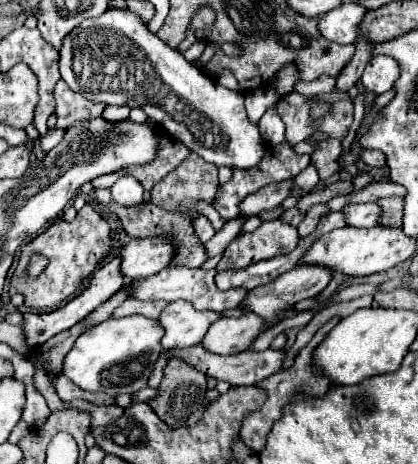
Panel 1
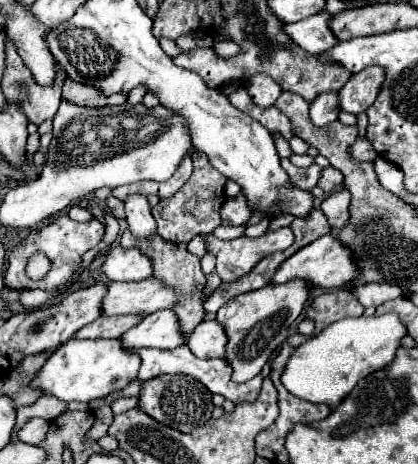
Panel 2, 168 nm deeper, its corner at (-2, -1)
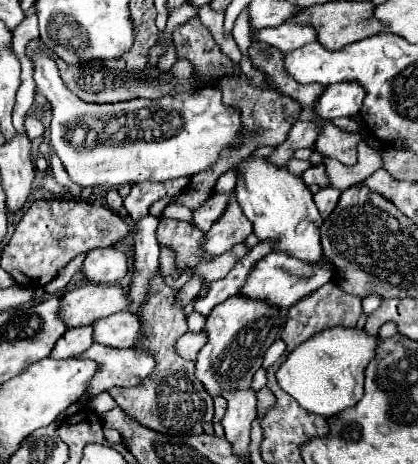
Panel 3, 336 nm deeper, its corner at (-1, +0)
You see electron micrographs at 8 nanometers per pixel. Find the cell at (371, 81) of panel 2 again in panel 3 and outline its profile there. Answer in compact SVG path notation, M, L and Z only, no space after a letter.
M336 82L326 86L326 90L318 96L314 104L314 112L324 118L342 118L356 116L362 108L364 88L358 82Z

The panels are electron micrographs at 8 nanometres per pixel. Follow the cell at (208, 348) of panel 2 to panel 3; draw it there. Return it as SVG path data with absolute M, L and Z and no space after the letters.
M196 332L196 334L182 334L182 338L178 338L174 350L180 354L180 358L186 358L186 360L194 360L198 350L206 344L206 336L202 332Z

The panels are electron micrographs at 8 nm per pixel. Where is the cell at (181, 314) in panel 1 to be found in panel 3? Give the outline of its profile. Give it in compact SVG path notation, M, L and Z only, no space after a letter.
M118 312L114 316L92 322L94 342L110 348L130 348L138 336L142 336L140 318L130 312Z

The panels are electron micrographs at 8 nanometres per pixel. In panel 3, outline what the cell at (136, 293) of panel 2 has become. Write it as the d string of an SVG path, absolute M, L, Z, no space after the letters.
M86 284L62 296L62 322L68 328L88 326L98 318L128 310L128 294L112 284Z

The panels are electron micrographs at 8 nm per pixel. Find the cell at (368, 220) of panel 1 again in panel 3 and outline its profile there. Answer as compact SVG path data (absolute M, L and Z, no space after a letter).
M320 188L316 194L314 194L314 202L322 214L322 218L326 218L334 208L336 208L336 202L340 198L340 190L338 188Z

